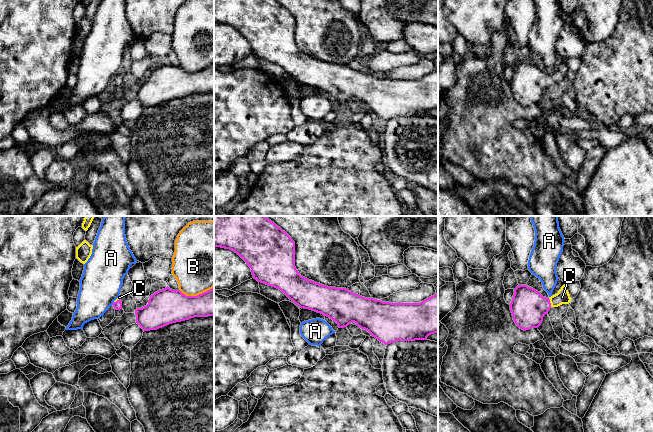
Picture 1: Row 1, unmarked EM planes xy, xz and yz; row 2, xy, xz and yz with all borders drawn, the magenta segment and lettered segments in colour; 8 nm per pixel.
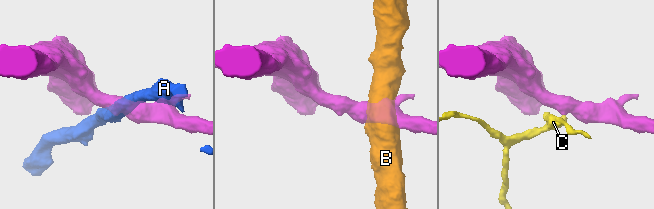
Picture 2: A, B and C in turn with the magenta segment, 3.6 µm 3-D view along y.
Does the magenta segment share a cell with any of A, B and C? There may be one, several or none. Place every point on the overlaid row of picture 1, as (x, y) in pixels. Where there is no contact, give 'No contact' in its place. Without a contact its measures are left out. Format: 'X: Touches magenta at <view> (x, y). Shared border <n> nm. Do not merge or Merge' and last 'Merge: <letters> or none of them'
A: Touches magenta at xy (113, 303). Shared border 30 nm. Do not merge
B: Touches magenta at xy (197, 295). Shared border 280 nm. Do not merge
C: Touches magenta at yz (549, 302). Shared border 80 nm. Merge
Merge: C

